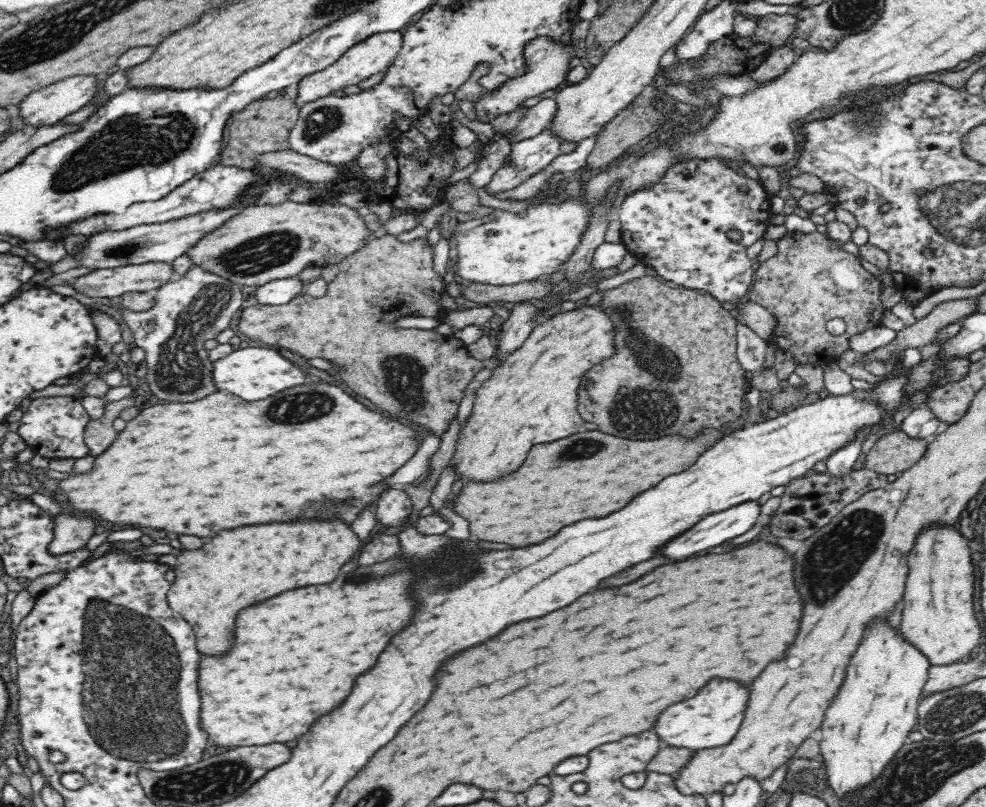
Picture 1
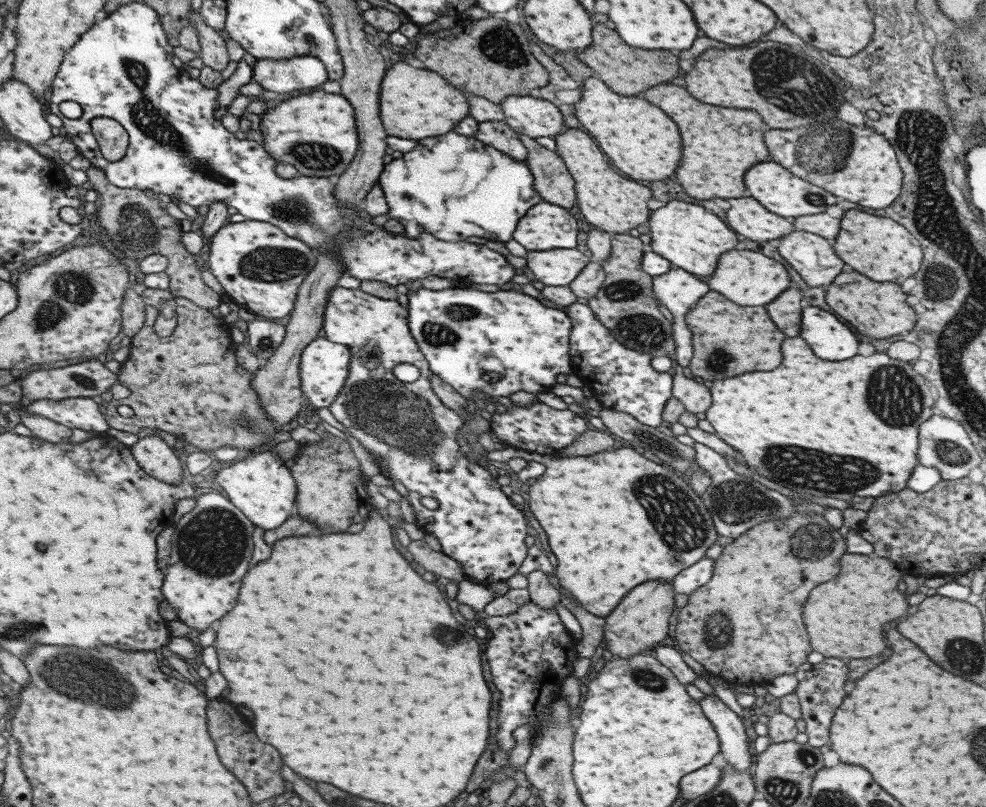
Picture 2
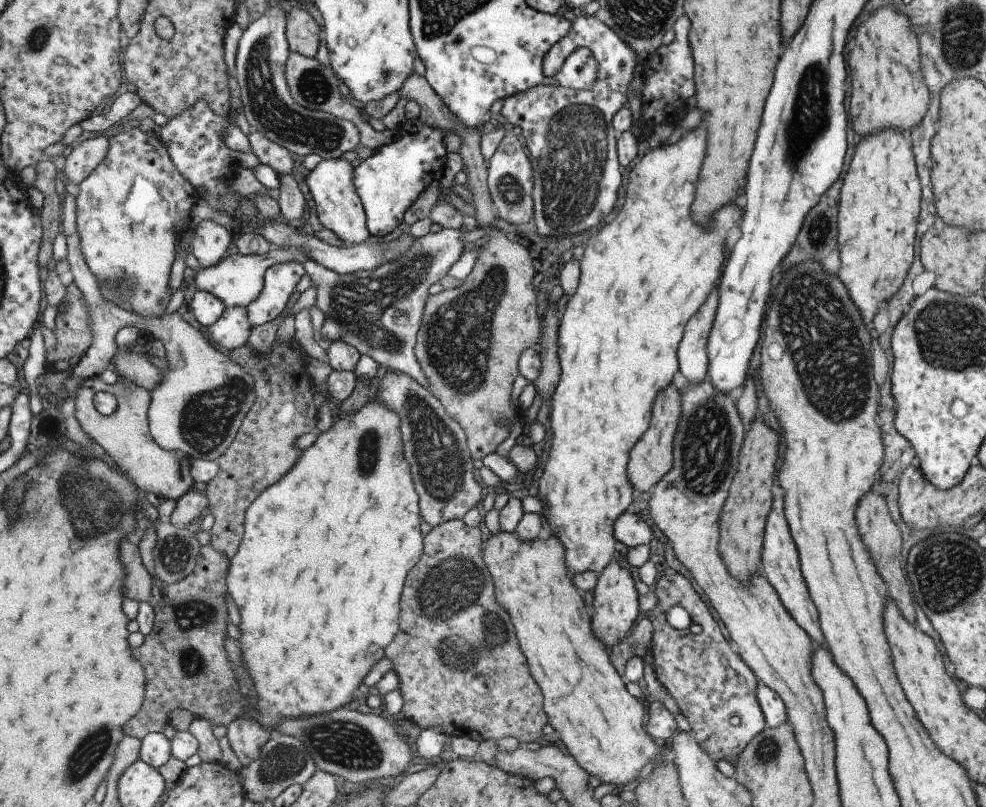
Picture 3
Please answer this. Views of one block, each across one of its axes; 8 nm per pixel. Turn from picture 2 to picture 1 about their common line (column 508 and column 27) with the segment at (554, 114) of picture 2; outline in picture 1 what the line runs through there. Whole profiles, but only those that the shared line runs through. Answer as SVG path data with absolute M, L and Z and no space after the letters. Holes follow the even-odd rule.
M94 75L71 76L31 92L14 111L20 115L22 124L26 126L43 127L53 125L58 123L60 119L63 119L64 116L80 110L84 104L92 100L100 88Z

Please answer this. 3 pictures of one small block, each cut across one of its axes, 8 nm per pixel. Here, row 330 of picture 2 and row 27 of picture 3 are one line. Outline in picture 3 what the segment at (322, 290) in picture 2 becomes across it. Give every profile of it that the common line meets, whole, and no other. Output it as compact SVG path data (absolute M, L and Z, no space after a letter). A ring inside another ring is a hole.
M288 6L284 35L291 53L314 57L319 44L319 26L307 11L299 6Z

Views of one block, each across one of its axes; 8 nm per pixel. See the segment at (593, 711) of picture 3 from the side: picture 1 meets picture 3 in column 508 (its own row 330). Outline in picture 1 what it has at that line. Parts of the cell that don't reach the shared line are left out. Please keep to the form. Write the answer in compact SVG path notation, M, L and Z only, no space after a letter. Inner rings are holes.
M592 299L581 307L556 313L544 323L536 324L524 344L511 352L506 360L496 367L489 379L476 390L472 415L461 429L456 452L451 461L460 478L468 480L498 480L504 474L514 472L526 458L534 444L554 442L564 436L580 432L584 419L579 414L579 390L582 374L594 364L610 358L614 348L614 324L604 312L599 299Z

